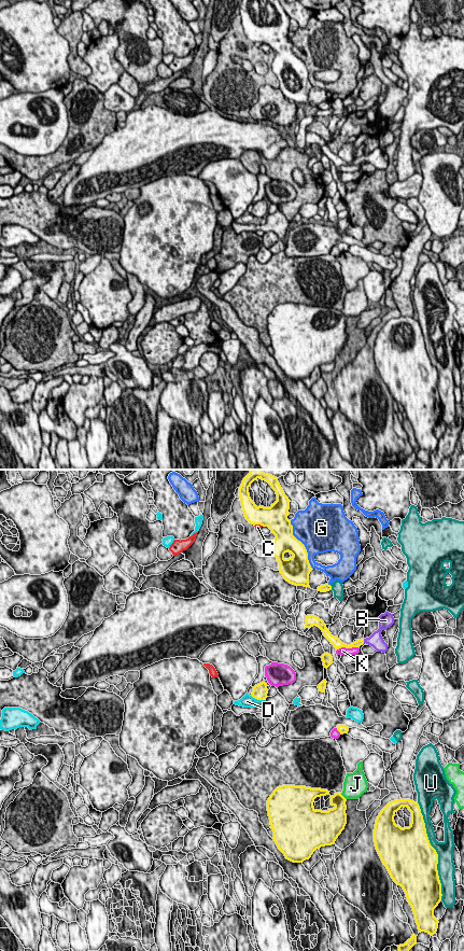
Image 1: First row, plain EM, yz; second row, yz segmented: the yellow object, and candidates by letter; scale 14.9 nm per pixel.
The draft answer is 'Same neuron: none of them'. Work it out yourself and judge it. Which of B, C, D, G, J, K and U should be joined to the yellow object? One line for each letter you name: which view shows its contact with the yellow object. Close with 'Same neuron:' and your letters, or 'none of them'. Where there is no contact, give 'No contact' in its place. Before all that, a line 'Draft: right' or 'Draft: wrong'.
Draft: wrong
B: Touches yellow in yz
Same neuron: B

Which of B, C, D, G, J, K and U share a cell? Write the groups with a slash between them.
B / C / D / G / J / K / U

